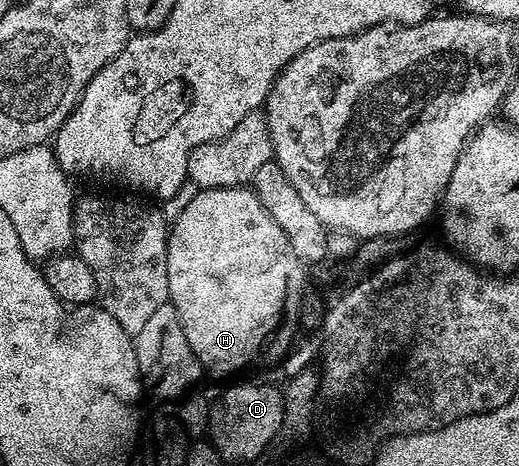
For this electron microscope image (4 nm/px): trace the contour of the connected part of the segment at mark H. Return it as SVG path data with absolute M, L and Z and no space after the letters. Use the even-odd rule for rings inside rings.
M200 189L193 203L170 222L167 266L169 304L177 311L181 331L185 331L193 355L206 372L208 369L219 377L231 377L262 365L278 366L286 357L300 324L305 269L297 255L293 255L285 231L261 207L261 199L257 199L254 189Z

